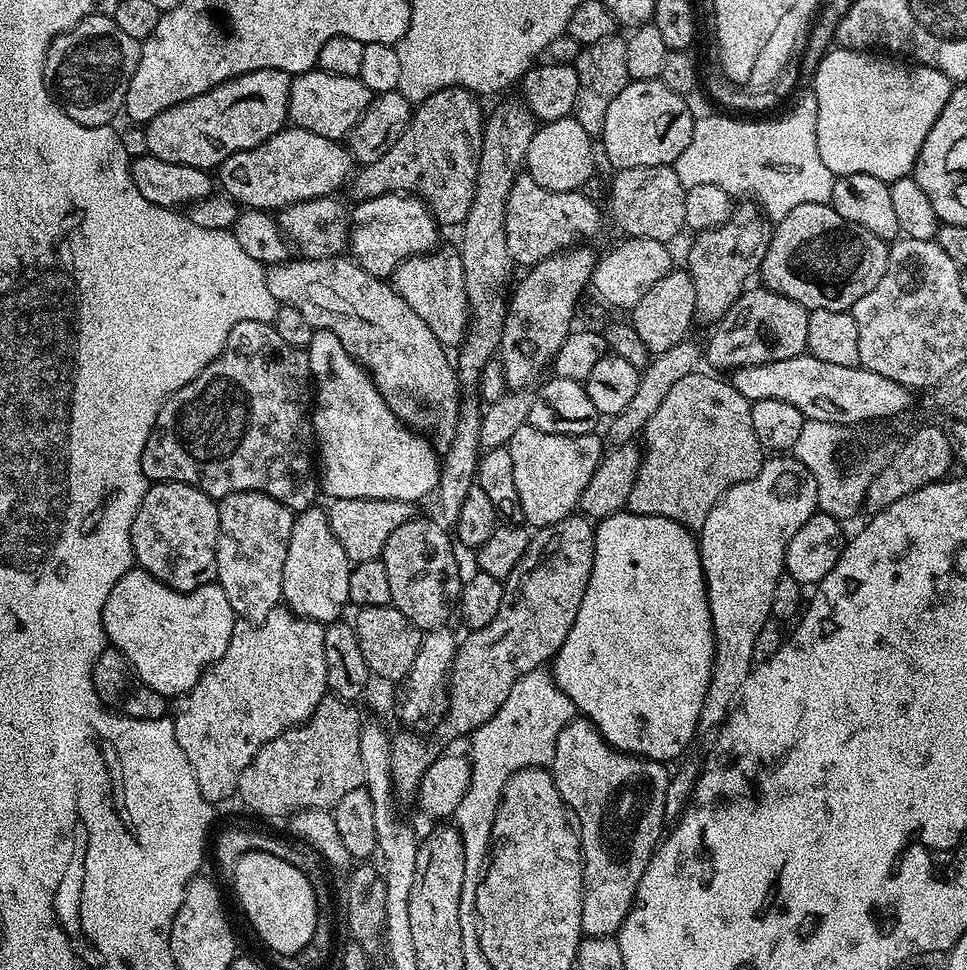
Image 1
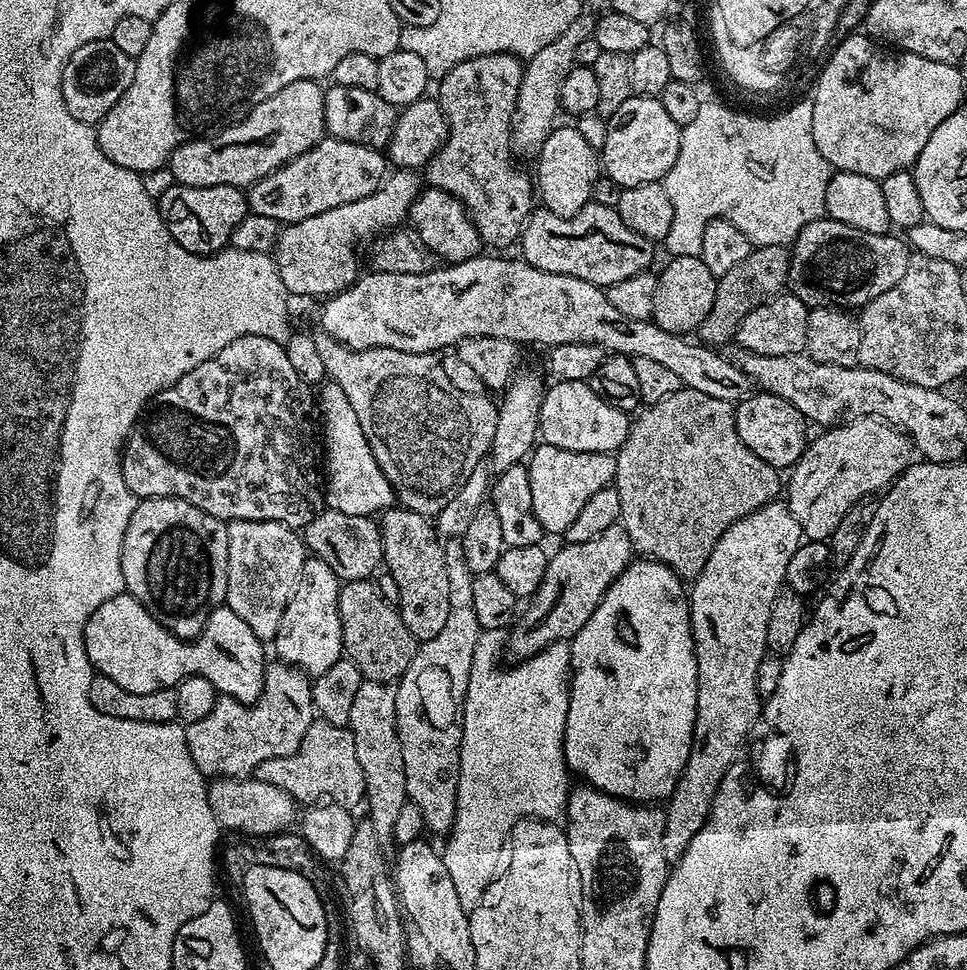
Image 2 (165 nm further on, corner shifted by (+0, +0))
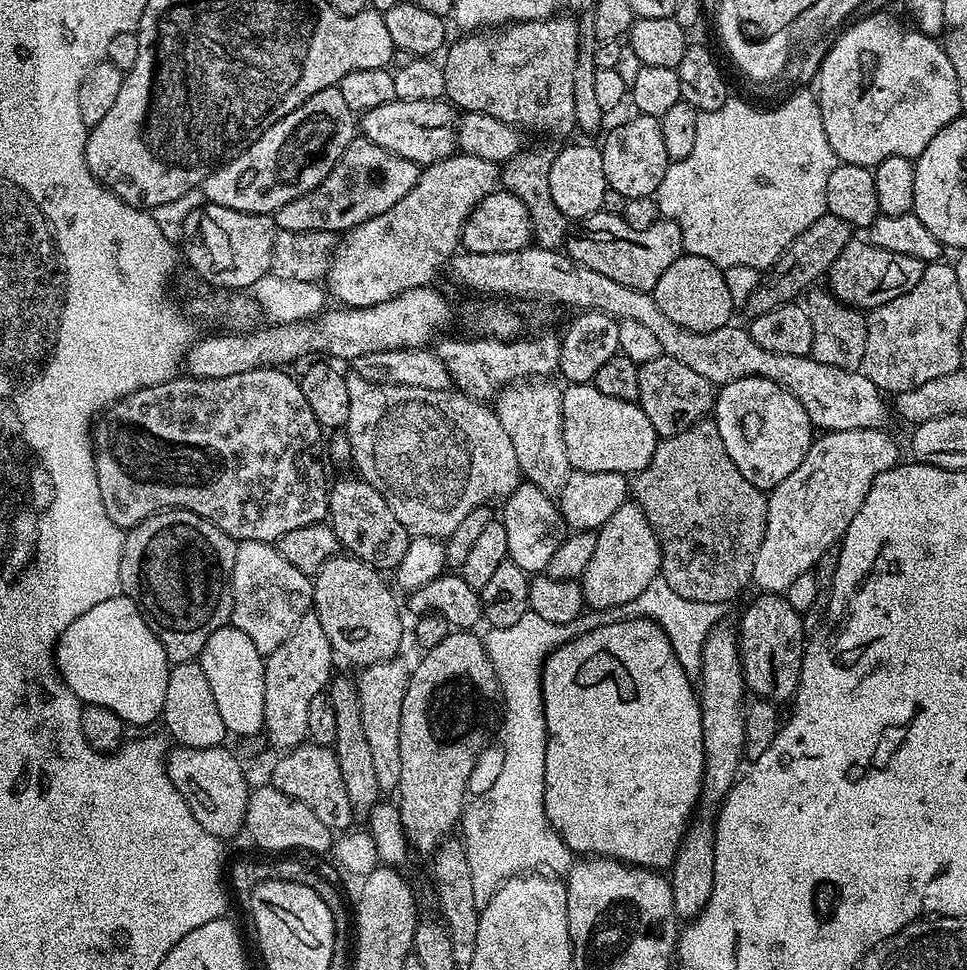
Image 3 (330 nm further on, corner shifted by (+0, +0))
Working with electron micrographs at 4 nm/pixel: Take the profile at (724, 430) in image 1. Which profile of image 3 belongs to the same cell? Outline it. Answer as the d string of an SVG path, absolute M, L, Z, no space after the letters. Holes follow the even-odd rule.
M715 419L699 420L682 434L663 437L647 466L635 473L630 492L658 538L660 572L675 593L694 602L720 606L724 604L723 600L735 594L736 589L751 581L754 558L758 558L758 550L766 534L768 496L746 482L738 466L730 462L730 454L726 454L726 446L722 446L722 434Z

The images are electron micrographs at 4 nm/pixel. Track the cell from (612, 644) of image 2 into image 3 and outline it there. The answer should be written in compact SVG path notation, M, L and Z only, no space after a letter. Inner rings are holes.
M652 619L620 621L617 624L590 630L584 636L561 645L545 660L542 687L544 717L548 727L544 805L548 821L552 823L554 831L560 834L565 846L573 854L595 854L600 858L611 858L649 870L671 869L672 859L676 856L676 847L679 846L689 827L690 817L700 798L700 785L704 782L704 743L697 689L690 675L679 664L667 634Z

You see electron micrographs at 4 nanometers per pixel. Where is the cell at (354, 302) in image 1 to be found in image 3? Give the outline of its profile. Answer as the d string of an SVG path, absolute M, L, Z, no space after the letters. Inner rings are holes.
M359 374L349 375L346 379L346 390L348 391L348 398L350 406L348 407L348 423L346 425L346 435L348 437L348 445L350 447L351 463L356 463L356 468L359 475L370 486L374 486L374 490L378 490L378 494L382 494L382 498L390 506L390 510L394 510L394 514L398 518L398 522L402 522L402 526L413 537L417 536L434 536L437 538L447 538L452 535L453 530L458 526L458 522L462 522L462 518L466 518L466 514L470 514L470 510L481 507L491 496L503 498L510 495L516 487L522 482L522 473L520 470L520 463L514 454L514 442L510 442L510 434L506 434L506 430L502 430L502 422L497 418L495 411L487 403L474 400L470 396L464 395L459 390L449 390L443 392L442 390L426 390L425 388L412 388L408 384L397 384L395 382L377 382L375 379ZM394 390L404 390L404 444L400 442L392 442L392 436L374 436L378 426L376 420L382 420L386 414L392 414L392 410L396 410L396 406L386 408L396 396L392 396Z

